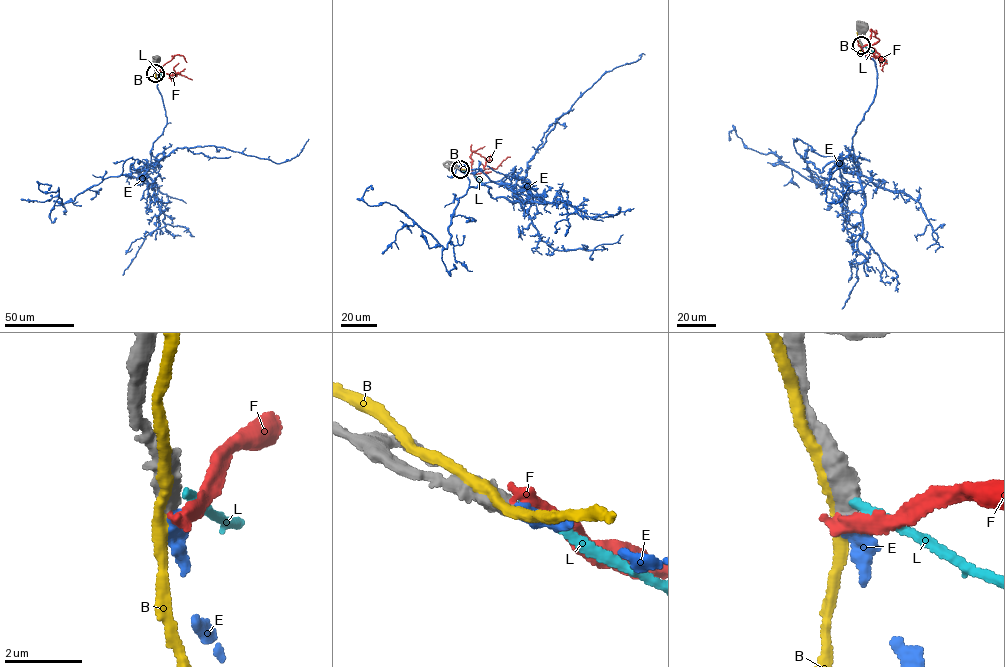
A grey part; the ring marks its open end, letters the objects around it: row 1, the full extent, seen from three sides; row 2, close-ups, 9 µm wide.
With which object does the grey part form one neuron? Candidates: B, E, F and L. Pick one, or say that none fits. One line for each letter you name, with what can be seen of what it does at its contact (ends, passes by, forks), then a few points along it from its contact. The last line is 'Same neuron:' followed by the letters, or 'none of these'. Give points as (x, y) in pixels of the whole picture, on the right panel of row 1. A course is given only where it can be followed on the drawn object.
E: It ends there. Its course: (862, 46), (877, 73), (857, 172), (806, 161), (819, 185), (729, 140)
Same neuron: E

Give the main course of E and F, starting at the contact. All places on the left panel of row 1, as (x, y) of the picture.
E: (155, 73), (167, 123), (150, 163), (64, 203), (58, 189), (39, 184), (48, 190)
F: (156, 73), (159, 71), (176, 75), (173, 67), (178, 63)

